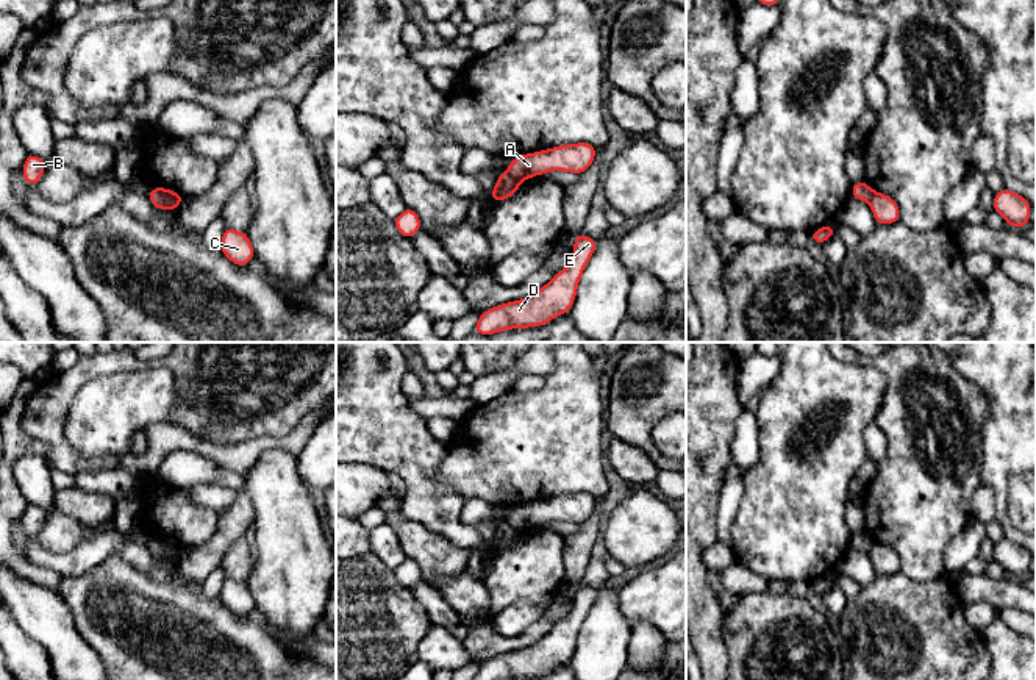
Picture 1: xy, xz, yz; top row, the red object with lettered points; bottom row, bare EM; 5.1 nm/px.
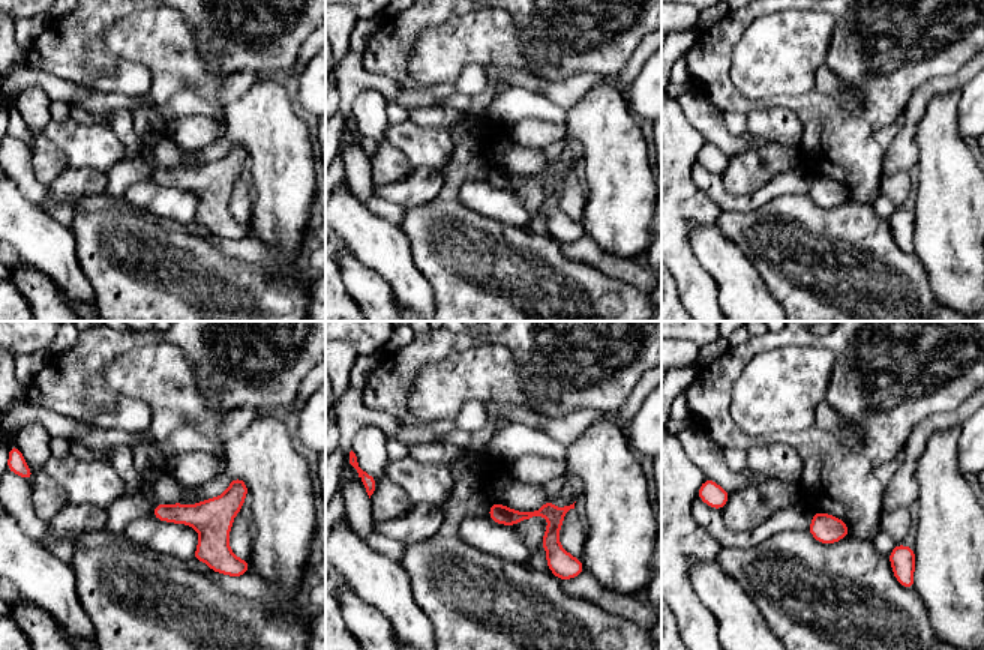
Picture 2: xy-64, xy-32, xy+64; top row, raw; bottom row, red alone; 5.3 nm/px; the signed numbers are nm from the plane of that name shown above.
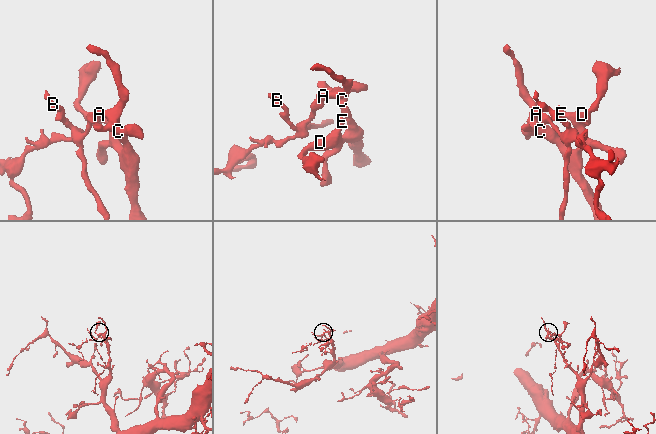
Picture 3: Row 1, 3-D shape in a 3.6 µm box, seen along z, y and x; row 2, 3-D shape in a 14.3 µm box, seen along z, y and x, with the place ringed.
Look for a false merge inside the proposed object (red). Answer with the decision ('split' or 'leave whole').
split

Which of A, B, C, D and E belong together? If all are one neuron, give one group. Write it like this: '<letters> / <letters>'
A C D E / B

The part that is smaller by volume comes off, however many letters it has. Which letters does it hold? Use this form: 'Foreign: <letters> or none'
Foreign: B

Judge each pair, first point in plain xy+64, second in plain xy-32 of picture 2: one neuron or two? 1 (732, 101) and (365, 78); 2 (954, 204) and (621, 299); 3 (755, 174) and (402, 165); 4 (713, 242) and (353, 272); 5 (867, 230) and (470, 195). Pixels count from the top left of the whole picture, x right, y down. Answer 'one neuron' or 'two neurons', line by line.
1: two neurons
2: two neurons
3: one neuron
4: two neurons
5: two neurons

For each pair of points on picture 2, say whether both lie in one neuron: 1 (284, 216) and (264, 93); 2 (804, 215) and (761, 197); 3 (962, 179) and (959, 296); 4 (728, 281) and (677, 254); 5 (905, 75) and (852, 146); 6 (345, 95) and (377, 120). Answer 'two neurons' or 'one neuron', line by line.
1: one neuron
2: two neurons
3: one neuron
4: two neurons
5: one neuron
6: two neurons

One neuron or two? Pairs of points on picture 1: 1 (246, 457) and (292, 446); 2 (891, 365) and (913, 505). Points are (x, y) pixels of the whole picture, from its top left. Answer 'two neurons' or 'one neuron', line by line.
1: one neuron
2: one neuron

